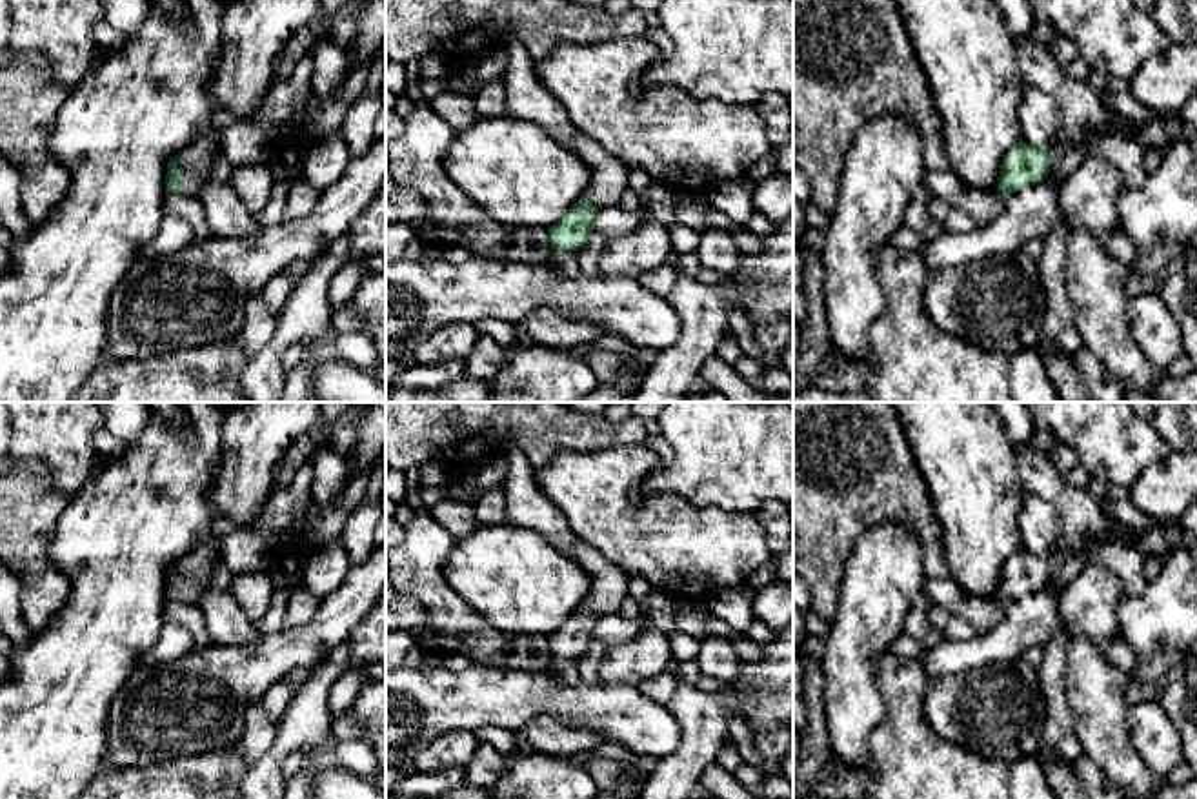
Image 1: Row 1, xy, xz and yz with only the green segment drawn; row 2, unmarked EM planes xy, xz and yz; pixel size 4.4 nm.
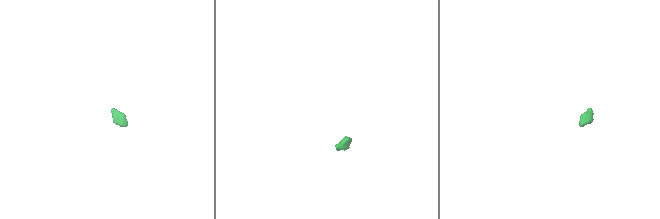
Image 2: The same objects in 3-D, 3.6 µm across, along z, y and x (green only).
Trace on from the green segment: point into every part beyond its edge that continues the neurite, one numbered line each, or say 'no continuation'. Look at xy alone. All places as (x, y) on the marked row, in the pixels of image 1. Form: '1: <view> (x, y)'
1: xy (195, 162)

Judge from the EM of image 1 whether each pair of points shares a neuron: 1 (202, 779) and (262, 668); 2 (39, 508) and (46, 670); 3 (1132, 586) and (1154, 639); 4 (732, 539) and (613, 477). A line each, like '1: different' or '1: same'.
1: different
2: different
3: different
4: same

